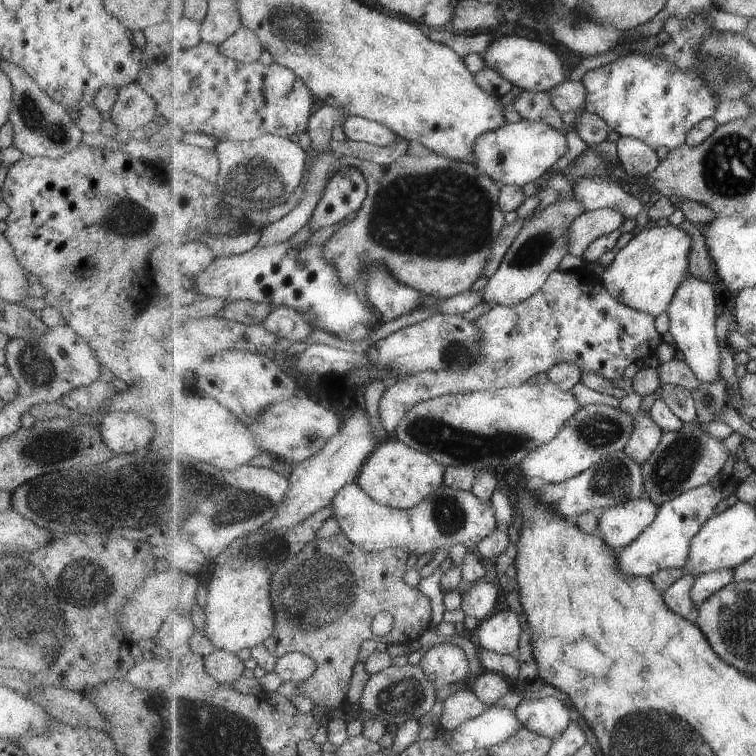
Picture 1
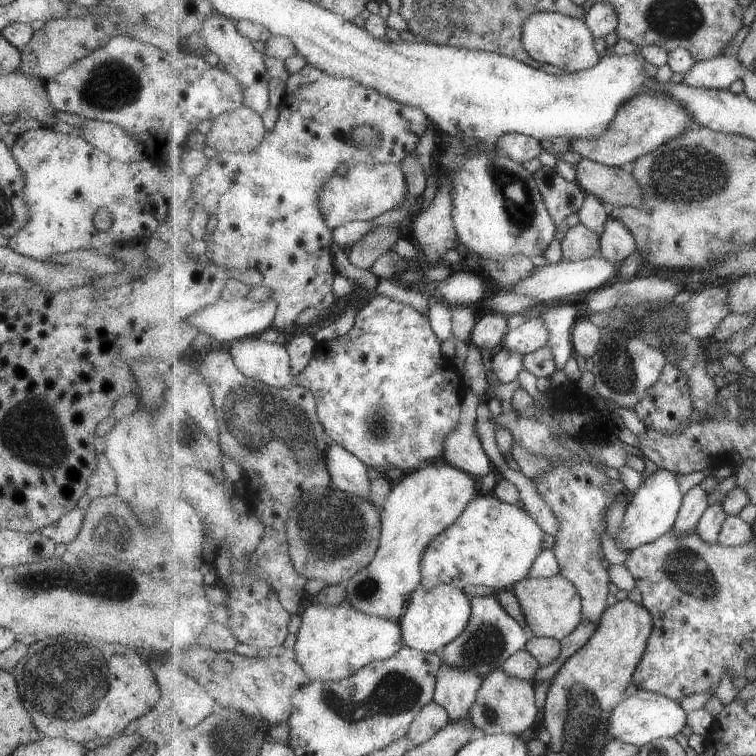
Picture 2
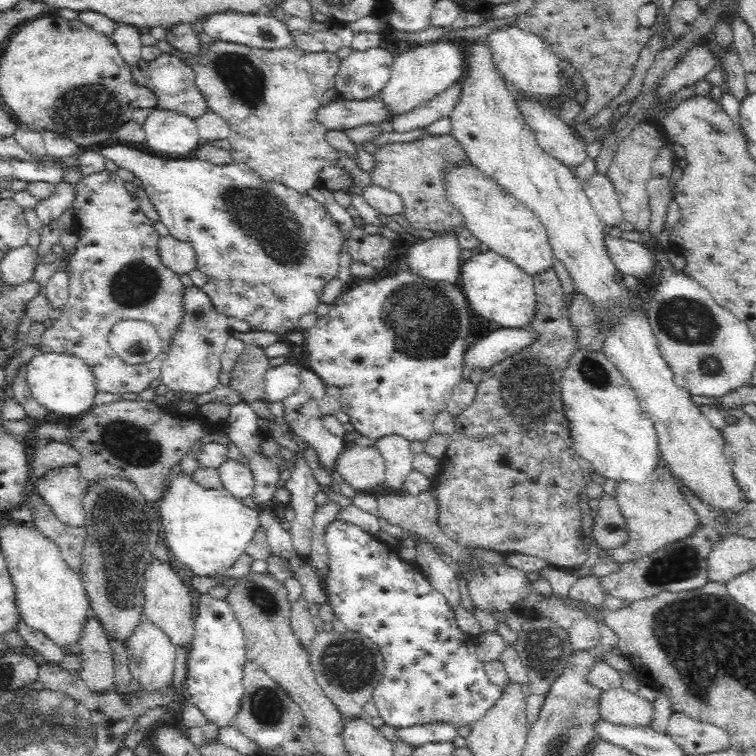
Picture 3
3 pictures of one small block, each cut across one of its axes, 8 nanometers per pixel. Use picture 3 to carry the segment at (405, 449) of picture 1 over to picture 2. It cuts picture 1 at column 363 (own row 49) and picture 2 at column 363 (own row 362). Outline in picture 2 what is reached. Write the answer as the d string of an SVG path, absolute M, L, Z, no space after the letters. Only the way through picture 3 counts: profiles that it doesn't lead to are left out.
M313 602L302 613L301 629L296 636L297 640L294 644L296 659L304 667L308 676L320 680L344 680L351 674L356 674L363 666L369 665L369 662L391 658L405 647L398 620L367 614L363 610L357 610L348 602L340 606L321 606L319 602Z

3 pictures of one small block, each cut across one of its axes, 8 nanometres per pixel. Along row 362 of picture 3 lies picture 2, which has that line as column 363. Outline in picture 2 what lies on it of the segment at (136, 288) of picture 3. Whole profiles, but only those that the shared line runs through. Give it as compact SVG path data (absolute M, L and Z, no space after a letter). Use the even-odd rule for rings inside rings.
M306 64L301 70L295 74L291 74L286 89L280 103L278 104L278 121L274 128L269 130L263 138L260 146L257 146L256 150L251 150L249 153L231 153L230 151L219 151L214 158L209 160L198 160L194 159L190 169L183 175L181 175L175 182L172 190L175 197L176 205L184 205L186 202L180 201L180 197L189 197L190 200L194 200L196 203L191 212L197 215L204 215L205 217L214 216L217 218L217 227L213 229L205 241L205 243L196 252L204 259L212 261L214 264L227 268L231 279L235 279L249 286L265 286L273 290L273 300L277 302L277 315L274 321L276 330L282 331L291 328L297 322L299 314L303 310L309 308L315 308L317 310L328 310L335 304L338 298L333 294L333 280L335 275L338 274L335 268L335 258L333 258L333 250L331 250L331 243L333 243L333 230L329 226L323 212L321 212L321 196L320 190L324 188L325 184L328 184L329 180L335 176L335 170L339 168L339 164L345 164L348 168L353 168L359 164L379 164L402 163L409 154L412 154L422 142L424 135L429 129L430 119L421 108L409 106L409 104L402 104L381 94L381 90L372 88L359 82L355 78L340 78L339 76L333 76L329 74L327 70L321 70L319 66L313 64ZM363 124L369 124L369 126L379 126L383 130L382 147L373 150L373 148L365 148L365 146L357 146L351 138L351 132L353 128L357 126L363 126Z

